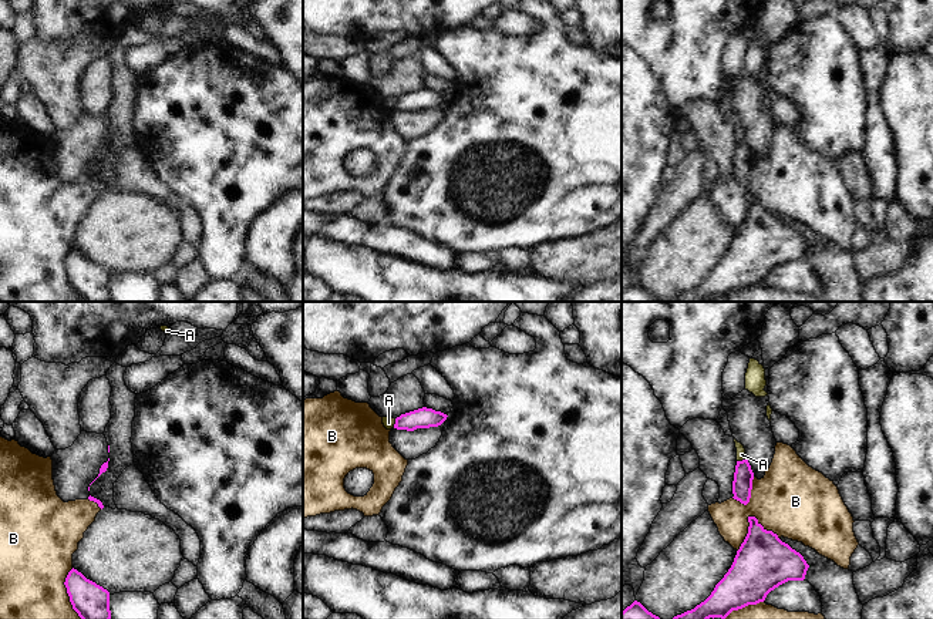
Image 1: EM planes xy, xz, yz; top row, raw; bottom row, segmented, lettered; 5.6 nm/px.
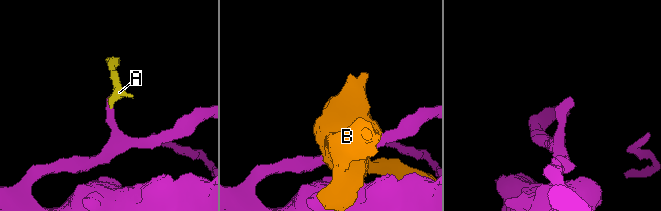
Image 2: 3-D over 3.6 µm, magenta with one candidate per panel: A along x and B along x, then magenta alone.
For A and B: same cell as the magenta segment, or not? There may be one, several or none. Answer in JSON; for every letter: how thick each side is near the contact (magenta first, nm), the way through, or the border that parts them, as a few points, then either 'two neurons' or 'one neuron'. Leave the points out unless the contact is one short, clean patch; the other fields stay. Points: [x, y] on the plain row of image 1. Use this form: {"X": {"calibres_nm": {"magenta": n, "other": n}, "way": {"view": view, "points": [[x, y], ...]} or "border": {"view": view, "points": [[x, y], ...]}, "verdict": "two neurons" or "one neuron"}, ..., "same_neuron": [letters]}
{"A": {"calibres_nm": {"magenta": 120, "other": 70}, "border": {"view": "xz", "points": [[396, 100], [393, 108]]}, "verdict": "two neurons"}, "B": {"calibres_nm": {"magenta": 300, "other": 380}, "verdict": "two neurons"}, "same_neuron": []}

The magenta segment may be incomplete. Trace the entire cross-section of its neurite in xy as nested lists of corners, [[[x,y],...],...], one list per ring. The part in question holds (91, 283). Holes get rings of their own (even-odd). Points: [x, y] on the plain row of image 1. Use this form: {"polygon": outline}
{"polygon": [[[71,250],[64,263],[73,290],[82,302],[110,302],[110,273]]]}

